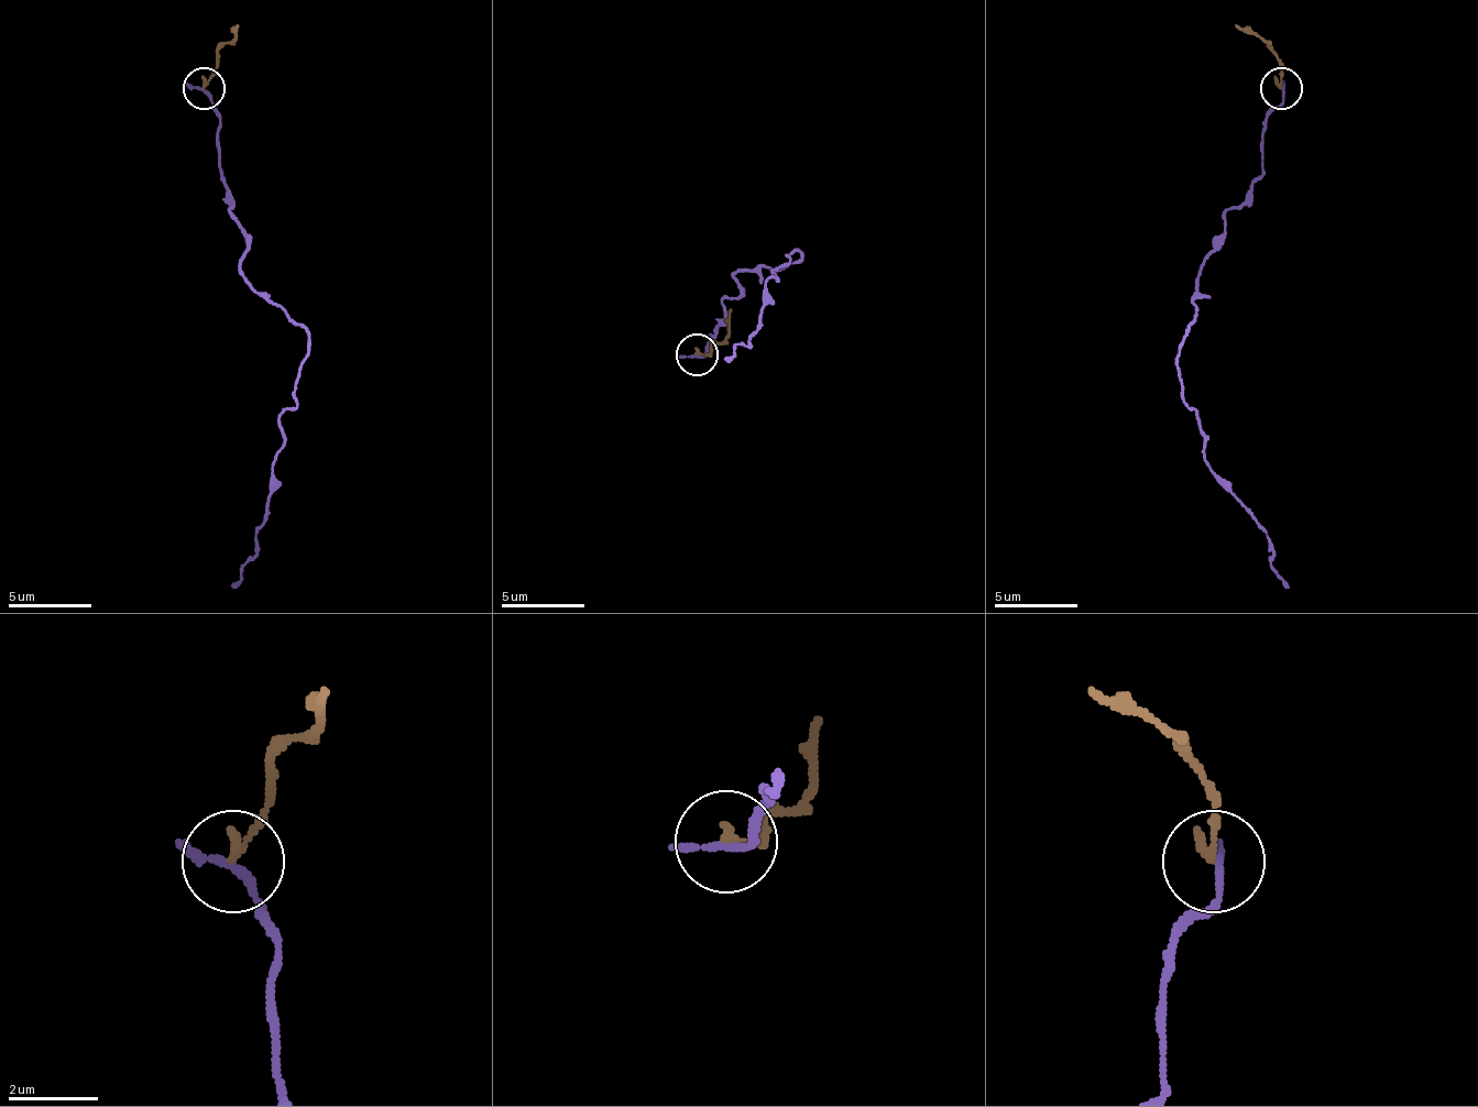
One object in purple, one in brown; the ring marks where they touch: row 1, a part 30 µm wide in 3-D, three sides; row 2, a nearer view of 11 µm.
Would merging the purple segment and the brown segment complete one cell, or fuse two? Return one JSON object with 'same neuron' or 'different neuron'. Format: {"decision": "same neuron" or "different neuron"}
{"decision": "different neuron"}

